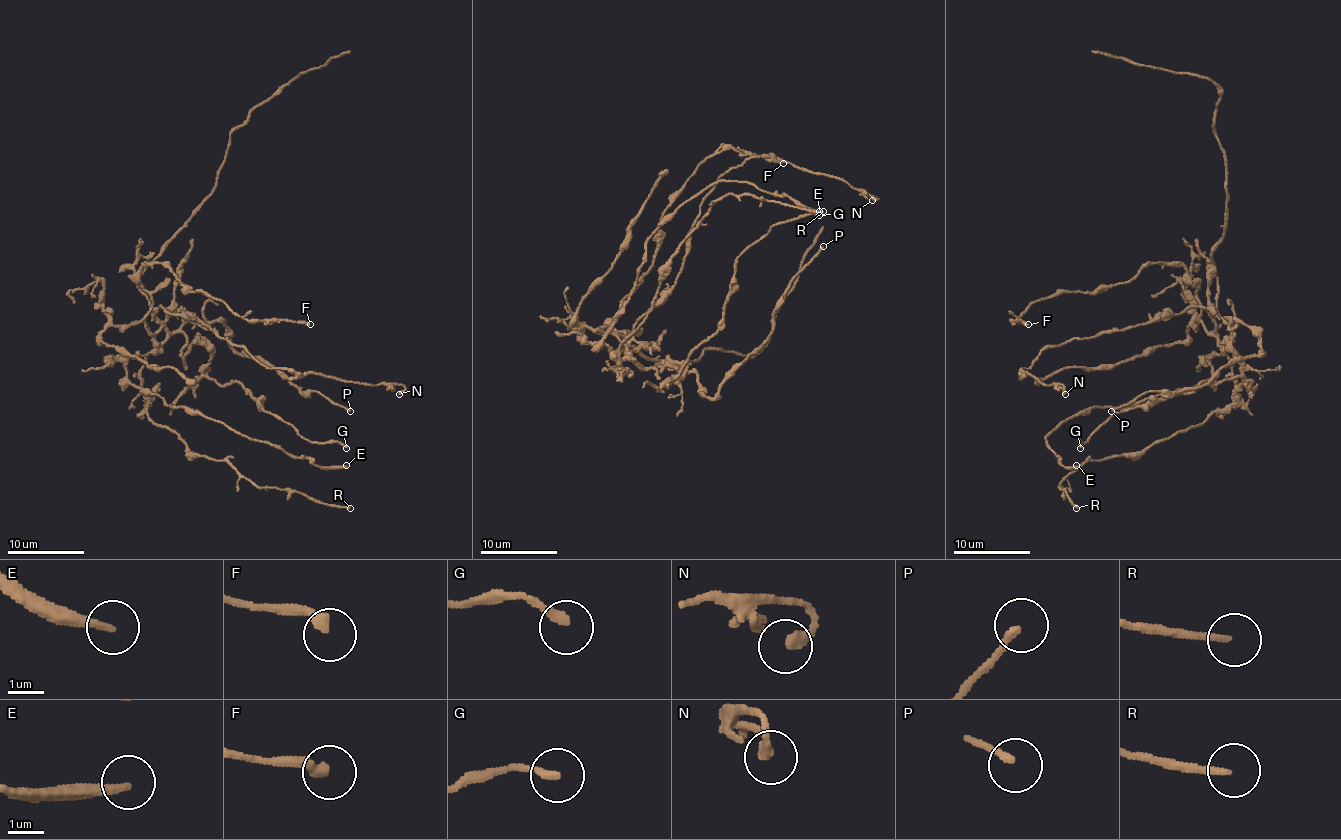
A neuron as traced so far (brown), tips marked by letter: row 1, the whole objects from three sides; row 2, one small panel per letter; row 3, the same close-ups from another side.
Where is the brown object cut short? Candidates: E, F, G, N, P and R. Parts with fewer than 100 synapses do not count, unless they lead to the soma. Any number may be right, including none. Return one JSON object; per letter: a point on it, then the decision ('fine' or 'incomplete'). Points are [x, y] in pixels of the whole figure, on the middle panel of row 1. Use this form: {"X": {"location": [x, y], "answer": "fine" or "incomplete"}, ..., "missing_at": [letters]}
{"E": {"location": [819, 211], "answer": "fine"}, "F": {"location": [783, 163], "answer": "fine"}, "G": {"location": [819, 215], "answer": "fine"}, "N": {"location": [872, 200], "answer": "fine"}, "P": {"location": [823, 246], "answer": "fine"}, "R": {"location": [823, 211], "answer": "fine"}, "missing_at": []}

